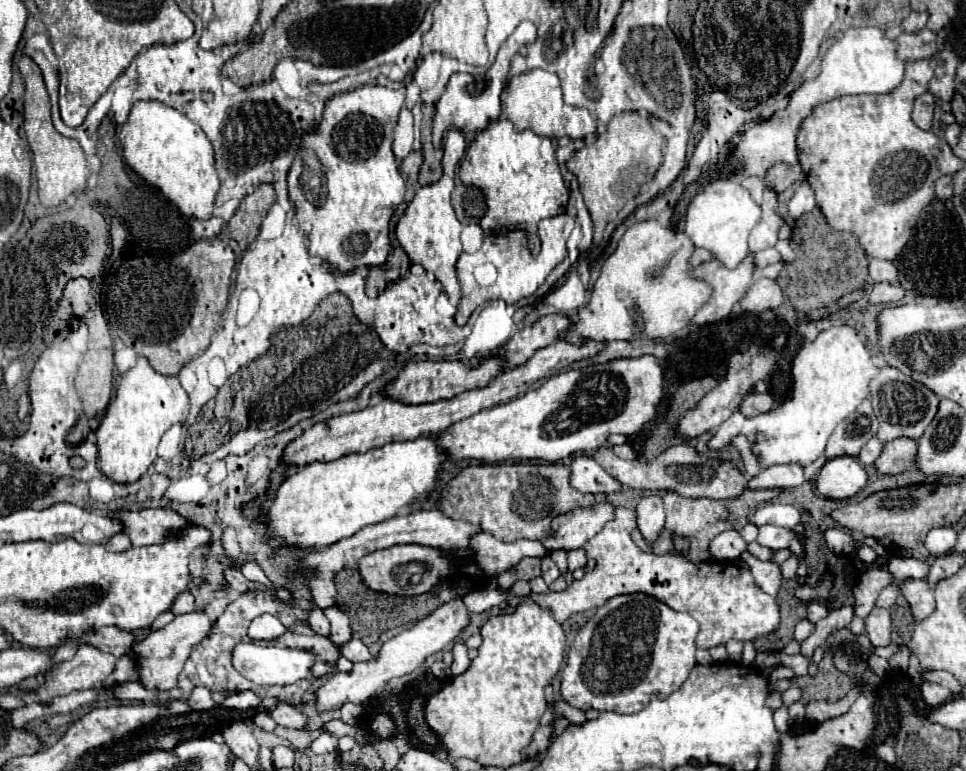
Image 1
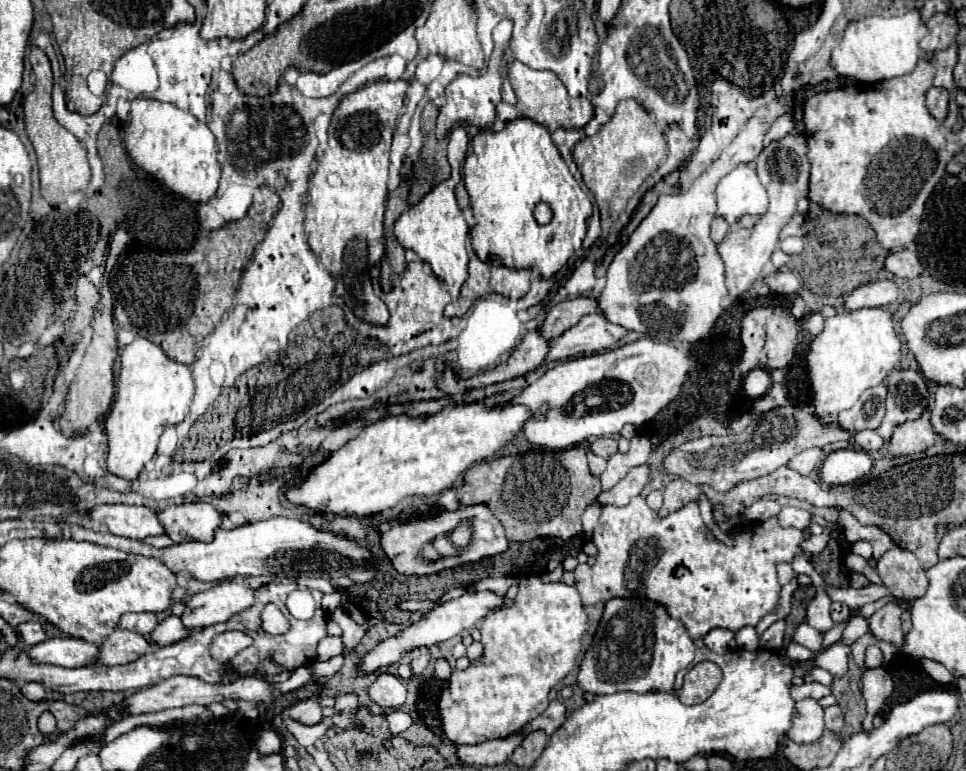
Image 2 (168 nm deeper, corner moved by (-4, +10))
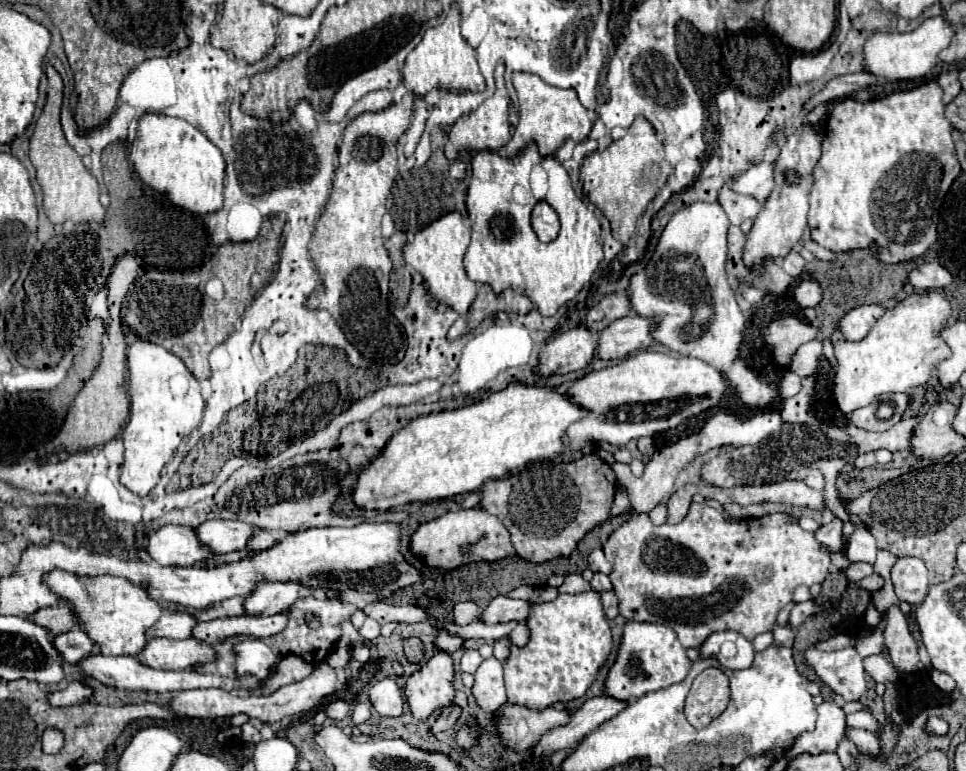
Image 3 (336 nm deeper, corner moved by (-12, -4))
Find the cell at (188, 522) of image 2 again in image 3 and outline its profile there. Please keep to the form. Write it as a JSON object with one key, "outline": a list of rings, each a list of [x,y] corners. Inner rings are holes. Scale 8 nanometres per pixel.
{"outline":[[[209,519],[195,529],[197,539],[201,539],[201,543],[205,543],[215,555],[245,549],[245,543],[251,537],[251,533],[253,527],[249,527],[247,523],[225,519]]]}

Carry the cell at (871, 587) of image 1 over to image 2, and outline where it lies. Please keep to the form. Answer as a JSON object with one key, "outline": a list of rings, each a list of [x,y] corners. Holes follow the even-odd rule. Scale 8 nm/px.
{"outline":[[[897,545],[879,559],[879,577],[897,599],[905,601],[921,597],[929,585],[925,569],[921,567],[915,553]]]}

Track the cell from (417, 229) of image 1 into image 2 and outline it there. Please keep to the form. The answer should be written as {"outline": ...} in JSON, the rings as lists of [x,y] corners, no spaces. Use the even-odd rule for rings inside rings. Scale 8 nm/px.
{"outline":[[[463,127],[453,129],[449,135],[449,145],[447,145],[447,159],[453,169],[451,179],[439,183],[435,189],[431,189],[417,205],[413,205],[409,211],[405,211],[397,221],[395,221],[395,237],[405,249],[413,249],[425,263],[431,265],[433,273],[447,283],[451,299],[457,301],[459,289],[467,279],[467,263],[469,263],[469,253],[467,253],[467,239],[469,239],[469,225],[461,215],[461,209],[457,207],[455,201],[455,185],[461,179],[459,171],[465,161],[469,137]]]}

